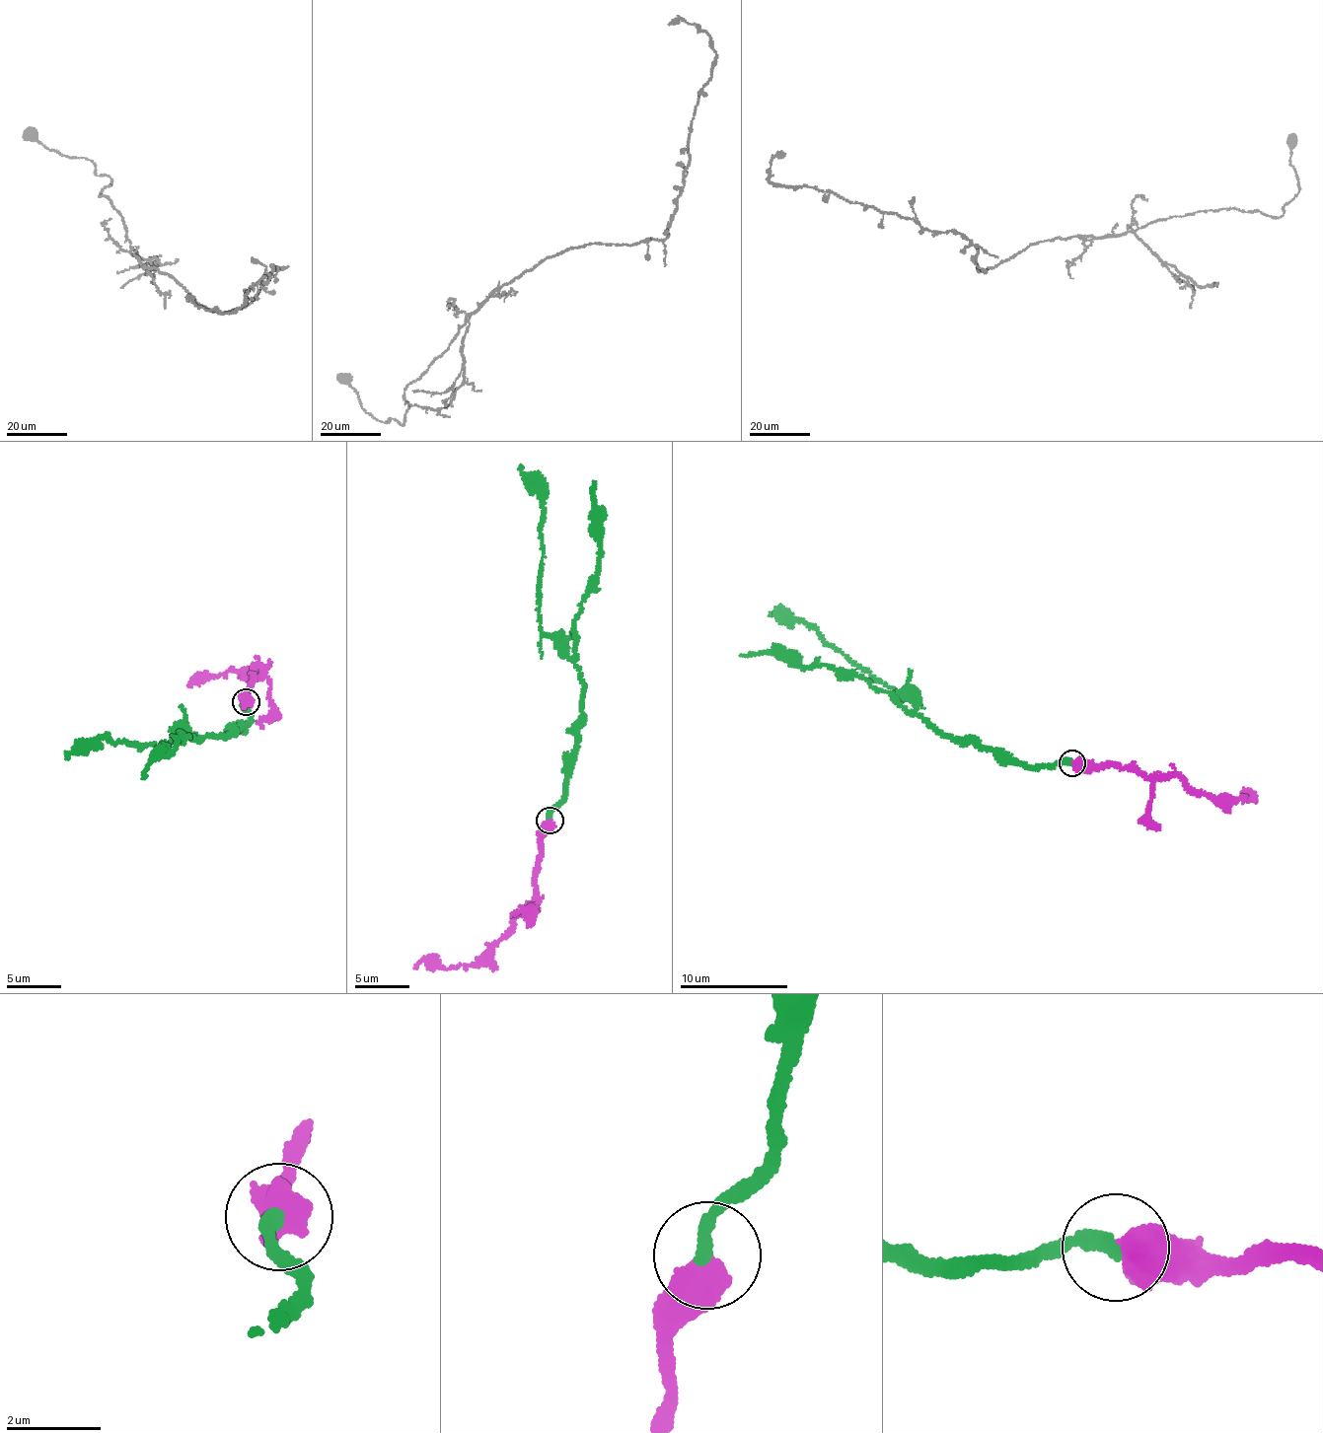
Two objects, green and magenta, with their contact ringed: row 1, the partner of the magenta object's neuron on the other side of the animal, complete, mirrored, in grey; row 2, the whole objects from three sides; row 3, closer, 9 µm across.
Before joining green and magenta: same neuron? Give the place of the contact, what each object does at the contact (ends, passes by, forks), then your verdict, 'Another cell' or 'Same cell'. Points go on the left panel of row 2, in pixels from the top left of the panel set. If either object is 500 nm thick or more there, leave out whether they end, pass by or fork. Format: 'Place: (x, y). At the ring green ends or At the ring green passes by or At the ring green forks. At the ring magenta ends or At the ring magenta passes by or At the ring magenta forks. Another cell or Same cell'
Place: (246, 702). Same cell

